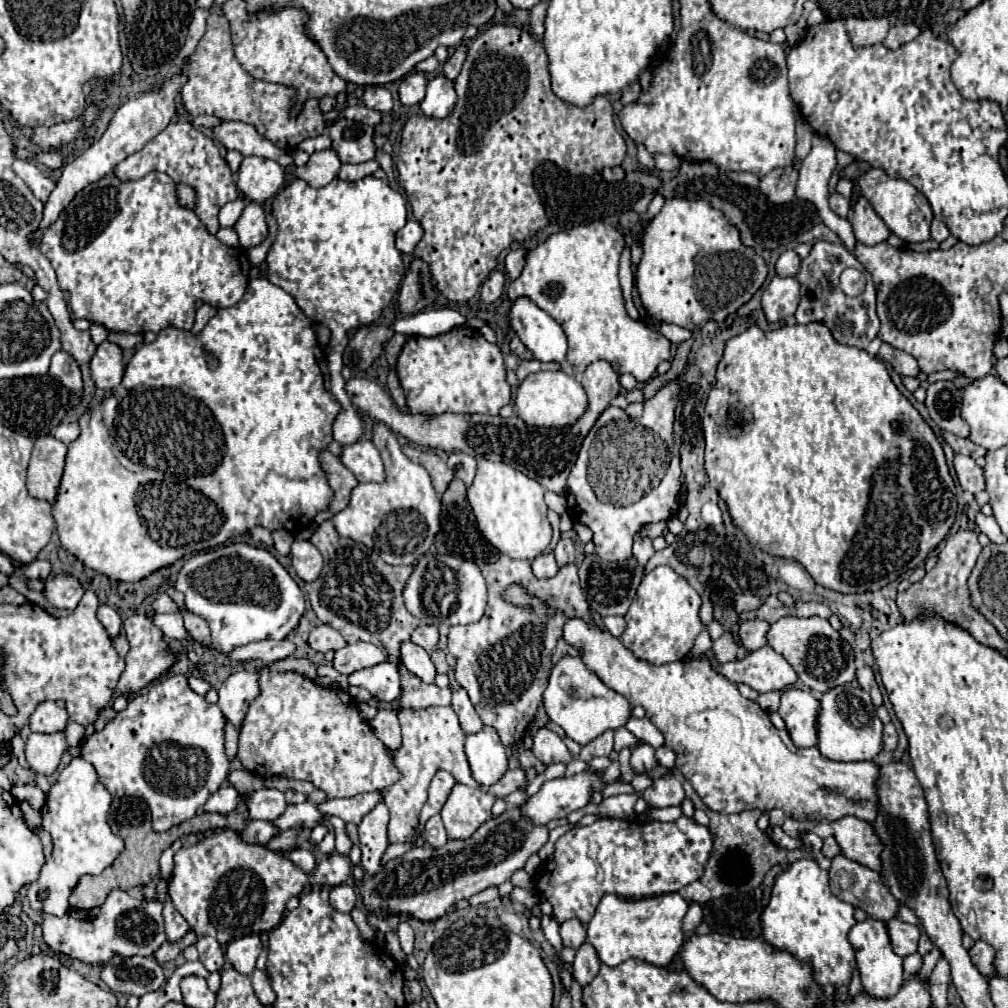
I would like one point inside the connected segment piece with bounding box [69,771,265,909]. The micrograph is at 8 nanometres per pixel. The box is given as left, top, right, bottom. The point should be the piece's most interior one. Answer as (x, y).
(139, 864)

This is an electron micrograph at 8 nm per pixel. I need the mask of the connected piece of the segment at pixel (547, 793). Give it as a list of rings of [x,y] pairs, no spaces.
[[[585,769],[583,773],[573,777],[545,781],[539,793],[529,797],[521,811],[533,823],[547,825],[551,819],[567,817],[569,813],[585,807],[591,801],[591,795],[595,791],[601,793],[603,787],[605,787],[603,773]]]

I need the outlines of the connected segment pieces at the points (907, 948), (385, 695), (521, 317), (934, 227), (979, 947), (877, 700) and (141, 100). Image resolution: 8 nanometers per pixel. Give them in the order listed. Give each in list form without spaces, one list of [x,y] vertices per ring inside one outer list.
[[[891,919],[891,923],[887,923],[887,929],[891,937],[891,947],[899,957],[907,957],[917,951],[917,943],[921,935],[919,927],[903,923],[899,919]]]
[[[379,663],[375,667],[367,667],[363,671],[355,671],[349,675],[349,685],[367,689],[379,701],[397,701],[401,695],[399,687],[399,671],[397,665]]]
[[[521,297],[511,305],[509,311],[511,327],[533,353],[535,359],[543,363],[563,363],[567,355],[567,337],[559,323],[555,323],[545,311],[535,303]]]
[[[933,219],[933,223],[931,223],[931,239],[935,239],[935,241],[945,241],[947,237],[949,237],[951,233],[949,233],[949,227],[941,221],[941,219]]]
[[[977,941],[969,949],[969,955],[971,955],[971,961],[979,969],[981,975],[985,975],[985,977],[995,975],[995,949],[989,943]]]
[[[861,667],[861,669],[857,669],[857,681],[859,681],[861,689],[871,695],[873,705],[875,705],[875,707],[881,707],[881,703],[883,703],[881,691],[879,691],[879,687],[877,687],[877,681],[875,681],[875,675],[873,675],[871,667]]]
[[[181,73],[181,75],[173,77],[169,83],[165,83],[165,87],[161,91],[141,93],[139,97],[129,99],[123,107],[117,109],[117,113],[113,115],[113,119],[111,119],[107,131],[103,133],[103,137],[97,143],[93,143],[81,157],[77,157],[73,163],[69,163],[69,165],[63,167],[63,175],[57,181],[55,191],[49,195],[49,201],[45,203],[43,223],[41,223],[39,231],[33,235],[35,239],[39,239],[43,235],[43,231],[59,217],[59,213],[63,211],[63,207],[67,207],[67,203],[83,187],[87,187],[89,183],[93,183],[93,181],[109,175],[119,161],[123,161],[127,155],[139,151],[147,141],[151,141],[155,135],[159,135],[169,125],[169,121],[175,117],[175,95],[179,93],[179,89],[181,89],[183,83],[185,83],[185,75]]]

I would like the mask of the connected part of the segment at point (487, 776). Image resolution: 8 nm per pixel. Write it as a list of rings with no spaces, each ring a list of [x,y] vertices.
[[[491,727],[467,737],[465,755],[479,785],[495,785],[507,771],[507,751]]]

